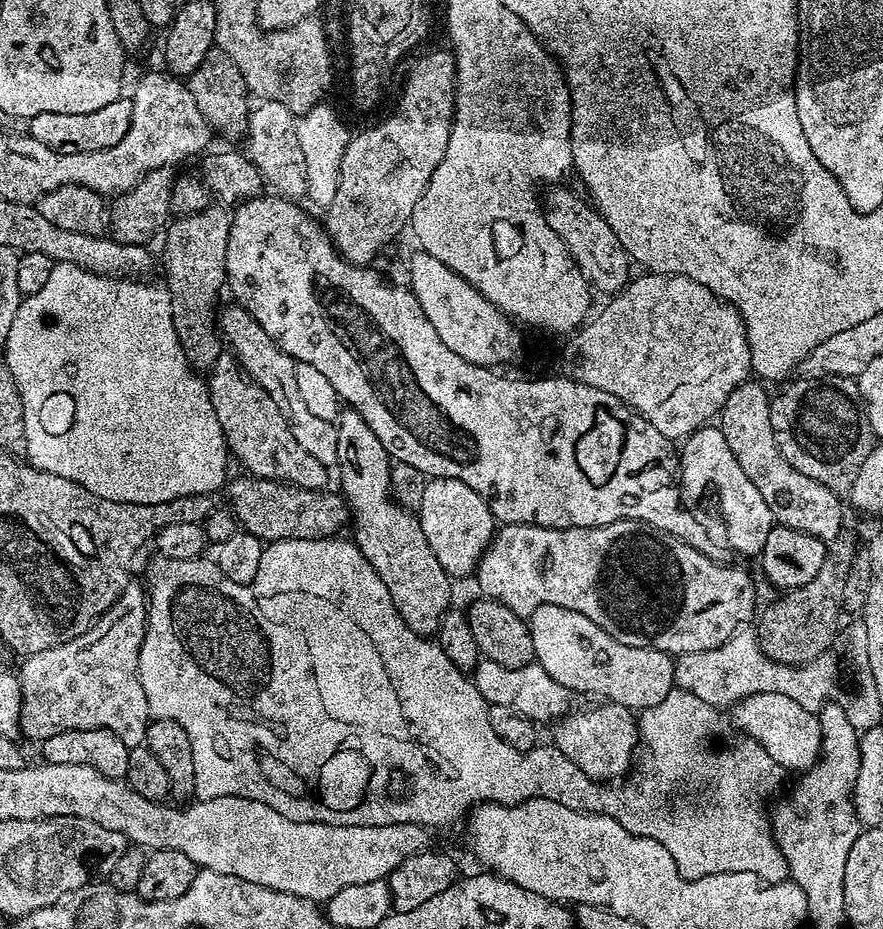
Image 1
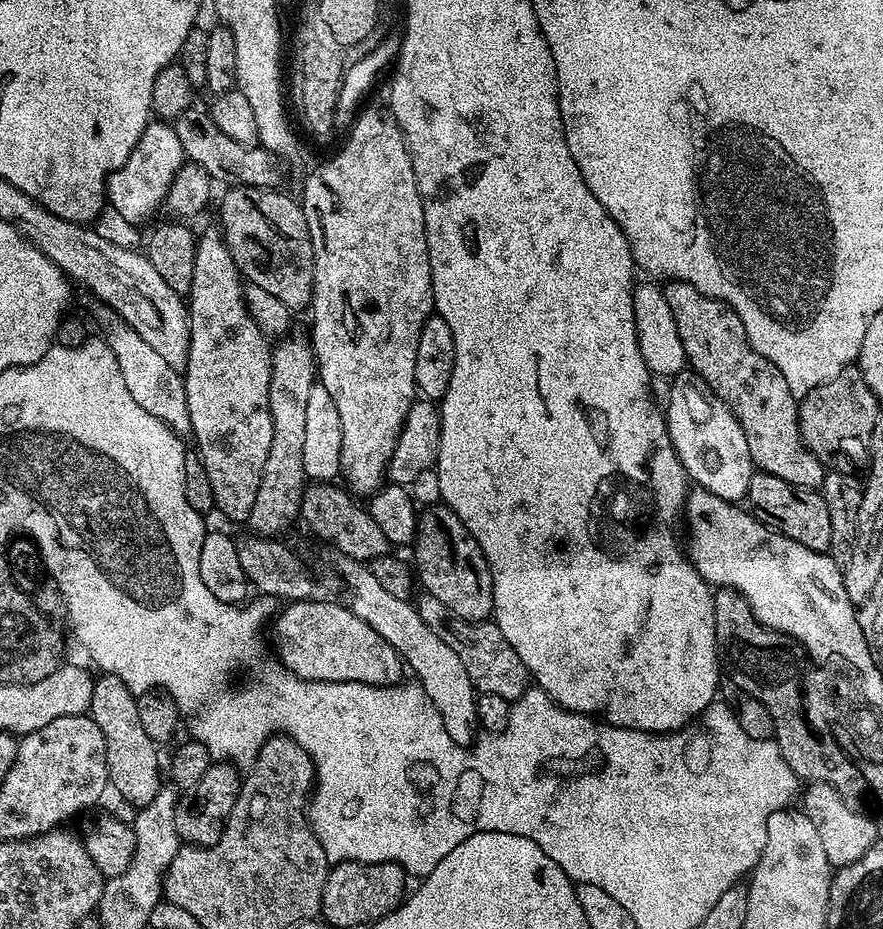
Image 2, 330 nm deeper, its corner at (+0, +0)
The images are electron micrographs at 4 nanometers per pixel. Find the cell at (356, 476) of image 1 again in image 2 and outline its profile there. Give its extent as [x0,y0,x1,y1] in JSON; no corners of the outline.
[302,107,434,498]

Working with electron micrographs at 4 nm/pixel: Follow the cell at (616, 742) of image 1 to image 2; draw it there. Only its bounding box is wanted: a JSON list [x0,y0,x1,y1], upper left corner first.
[418,594,530,702]

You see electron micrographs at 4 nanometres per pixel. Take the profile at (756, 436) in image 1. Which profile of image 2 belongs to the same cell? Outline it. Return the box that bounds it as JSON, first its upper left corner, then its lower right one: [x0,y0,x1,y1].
[663,280,825,489]

